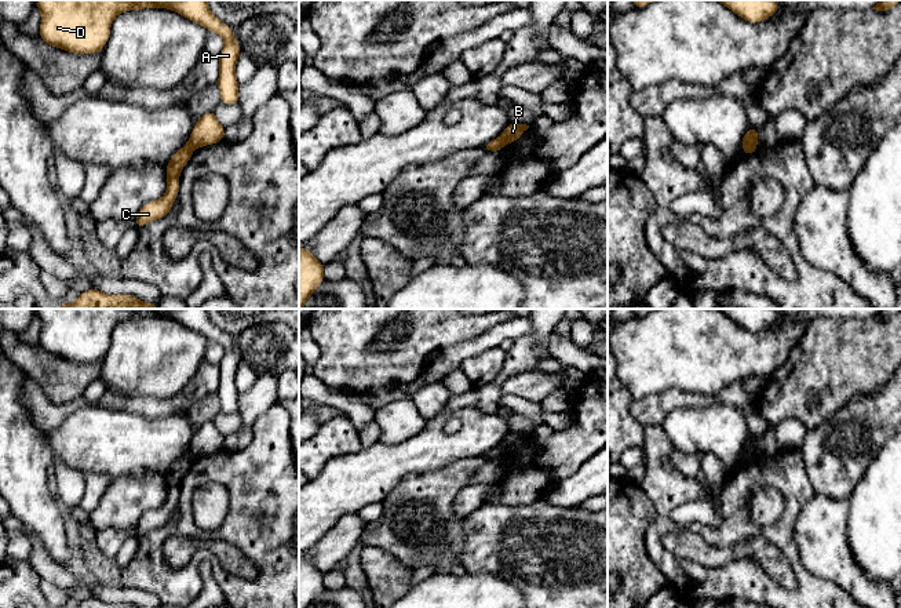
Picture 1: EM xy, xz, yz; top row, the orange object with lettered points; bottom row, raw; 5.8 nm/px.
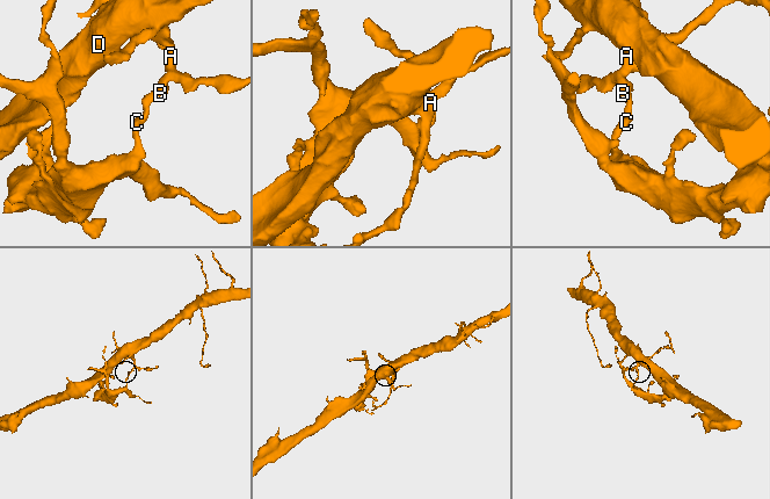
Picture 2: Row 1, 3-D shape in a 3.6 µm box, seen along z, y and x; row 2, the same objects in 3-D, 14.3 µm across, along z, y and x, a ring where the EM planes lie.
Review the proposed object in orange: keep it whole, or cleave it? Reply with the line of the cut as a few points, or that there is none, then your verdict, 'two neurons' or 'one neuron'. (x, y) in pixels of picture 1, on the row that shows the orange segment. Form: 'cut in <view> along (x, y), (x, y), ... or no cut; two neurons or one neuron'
cut in yz along (757, 141), (752, 141), (744, 149); two neurons

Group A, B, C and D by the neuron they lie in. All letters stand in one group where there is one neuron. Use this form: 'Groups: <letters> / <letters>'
Groups: A B D / C

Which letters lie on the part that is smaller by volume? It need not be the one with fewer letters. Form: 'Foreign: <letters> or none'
Foreign: C

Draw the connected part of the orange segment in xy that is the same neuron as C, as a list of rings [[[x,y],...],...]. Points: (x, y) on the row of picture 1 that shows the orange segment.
[[[190,142],[182,146],[168,161],[168,167],[164,168],[167,174],[167,192],[154,201],[147,201],[138,212],[135,218],[136,227],[142,227],[150,222],[154,222],[167,214],[179,193],[179,175],[182,168],[190,161],[194,148]]]

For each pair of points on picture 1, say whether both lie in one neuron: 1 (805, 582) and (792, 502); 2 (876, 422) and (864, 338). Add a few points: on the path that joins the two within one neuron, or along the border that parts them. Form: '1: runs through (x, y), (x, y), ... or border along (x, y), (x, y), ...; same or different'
1: runs through (795, 563), (787, 545), (787, 521); same
2: border along (886, 382), (875, 393), (856, 396), (842, 407); different

